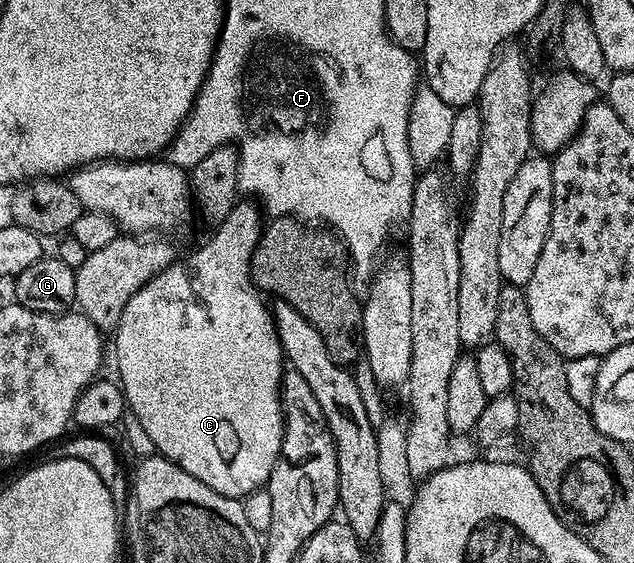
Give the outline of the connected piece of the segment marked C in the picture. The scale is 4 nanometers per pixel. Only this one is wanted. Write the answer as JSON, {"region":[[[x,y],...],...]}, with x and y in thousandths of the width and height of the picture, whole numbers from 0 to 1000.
{"region":[[[375,355],[374,362],[368,366],[364,382],[353,385],[338,405],[342,409],[338,410],[331,428],[320,430],[306,449],[298,449],[293,456],[290,451],[271,471],[251,481],[251,488],[240,492],[230,506],[219,510],[219,517],[213,517],[213,524],[207,524],[200,545],[194,545],[194,560],[181,586],[186,663],[183,668],[188,671],[191,696],[197,700],[202,732],[210,734],[213,744],[219,744],[219,751],[226,751],[226,766],[232,766],[232,773],[238,773],[243,799],[252,810],[262,812],[265,819],[274,819],[282,829],[289,829],[289,837],[295,837],[295,844],[308,844],[308,851],[326,858],[326,865],[333,865],[333,872],[345,872],[345,879],[375,886],[385,886],[391,876],[402,874],[404,869],[413,867],[423,856],[427,837],[437,821],[437,810],[443,805],[443,782],[450,764],[450,737],[443,730],[443,673],[451,638],[448,627],[443,625],[440,595],[431,572],[426,544],[405,508],[401,506],[399,494],[393,490],[399,440],[404,439],[415,405],[412,385],[415,387],[413,373],[397,355]]]}

